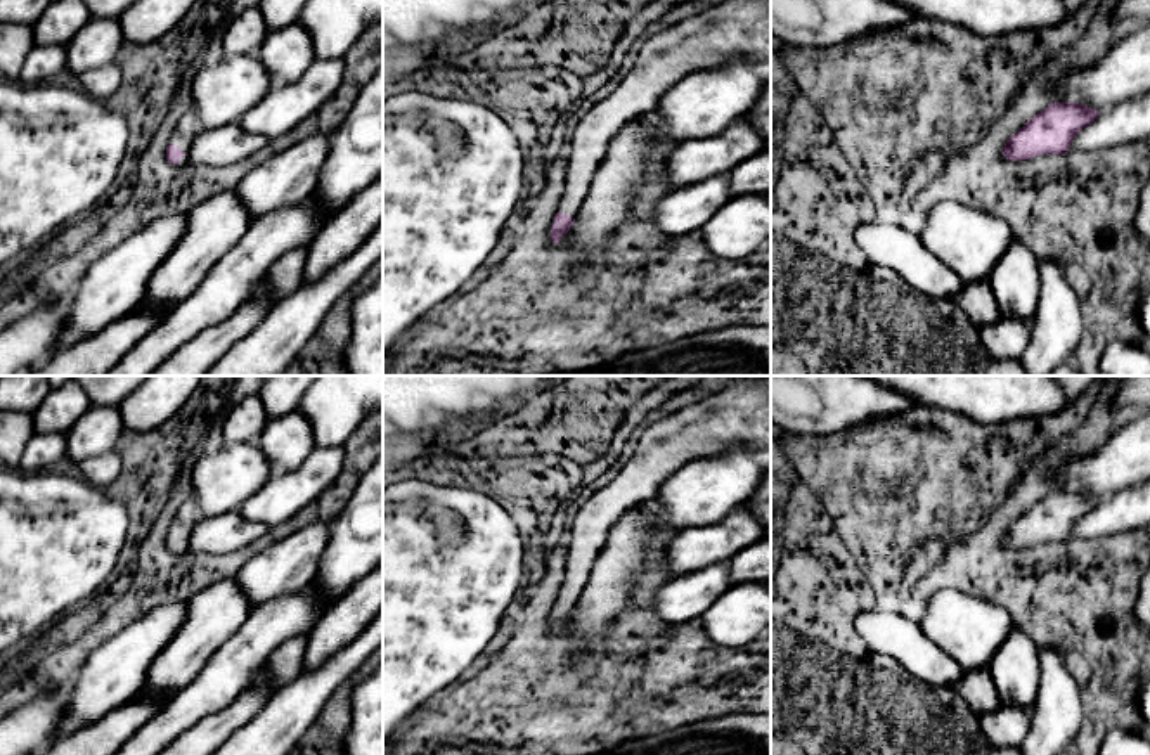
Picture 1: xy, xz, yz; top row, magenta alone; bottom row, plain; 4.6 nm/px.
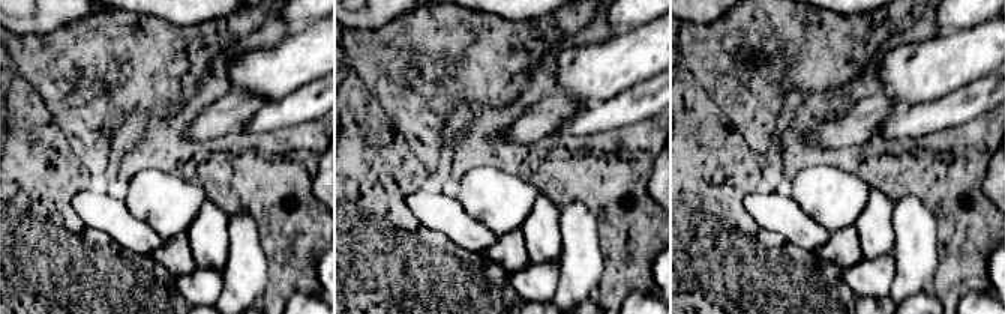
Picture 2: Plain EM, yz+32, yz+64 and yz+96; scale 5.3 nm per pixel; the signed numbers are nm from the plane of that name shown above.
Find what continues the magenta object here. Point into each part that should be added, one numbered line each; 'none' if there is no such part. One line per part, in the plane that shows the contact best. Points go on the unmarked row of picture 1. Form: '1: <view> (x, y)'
1: xy (189, 513)

